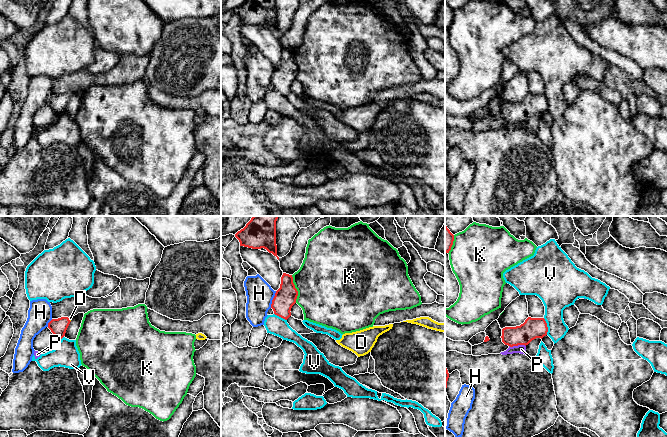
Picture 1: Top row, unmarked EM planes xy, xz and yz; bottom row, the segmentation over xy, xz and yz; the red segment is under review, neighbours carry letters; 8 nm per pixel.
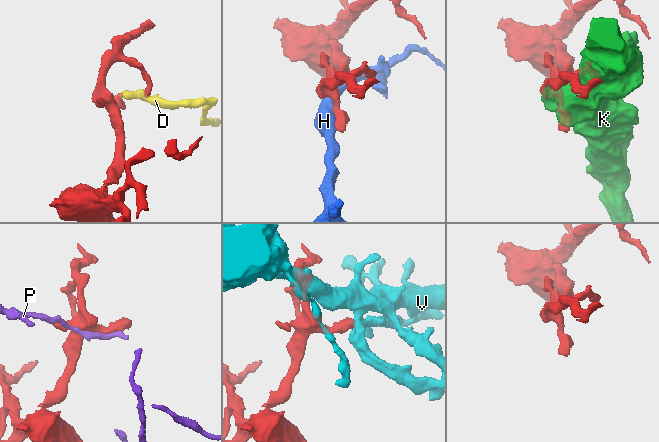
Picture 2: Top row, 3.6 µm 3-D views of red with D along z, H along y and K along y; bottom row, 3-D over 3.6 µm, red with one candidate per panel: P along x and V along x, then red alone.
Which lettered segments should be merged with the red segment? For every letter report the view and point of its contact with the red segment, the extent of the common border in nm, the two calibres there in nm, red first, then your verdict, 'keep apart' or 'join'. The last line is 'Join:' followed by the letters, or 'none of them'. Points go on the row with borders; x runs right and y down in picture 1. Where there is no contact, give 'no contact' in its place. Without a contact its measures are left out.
D: xy (69, 320) | 40 nm | 140/30 nm | join
H: xz (273, 299) | 140 nm | 180/220 nm | keep apart
K: xz (296, 289) | 220 nm | 180/480 nm | keep apart
P: yz (517, 345) | 140 nm | 170/70 nm | keep apart
V: yz (546, 326) | 140 nm | 170/220 nm | keep apart
Join: D

